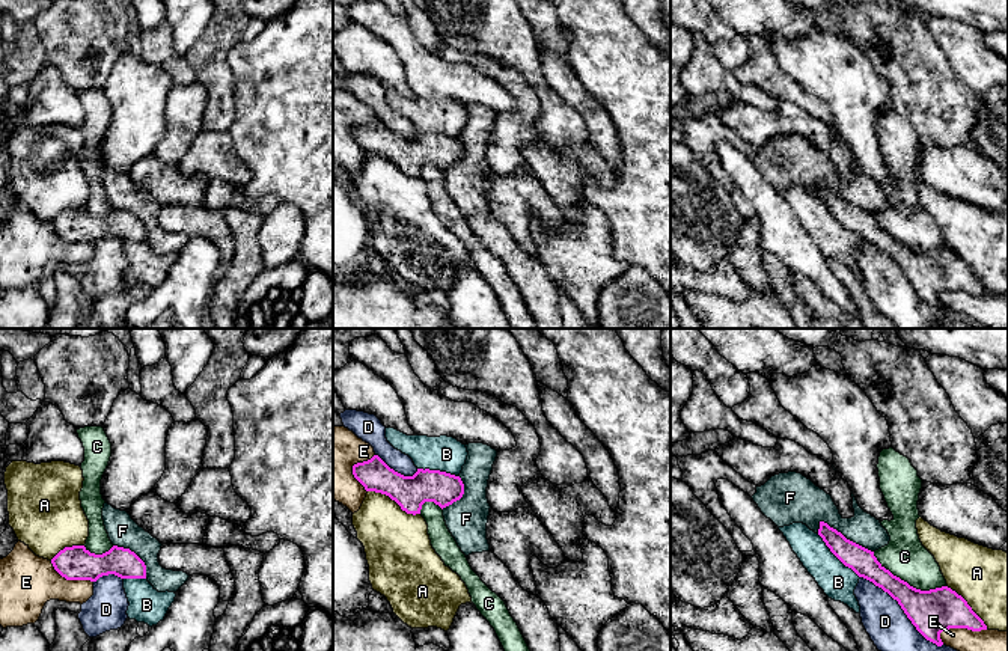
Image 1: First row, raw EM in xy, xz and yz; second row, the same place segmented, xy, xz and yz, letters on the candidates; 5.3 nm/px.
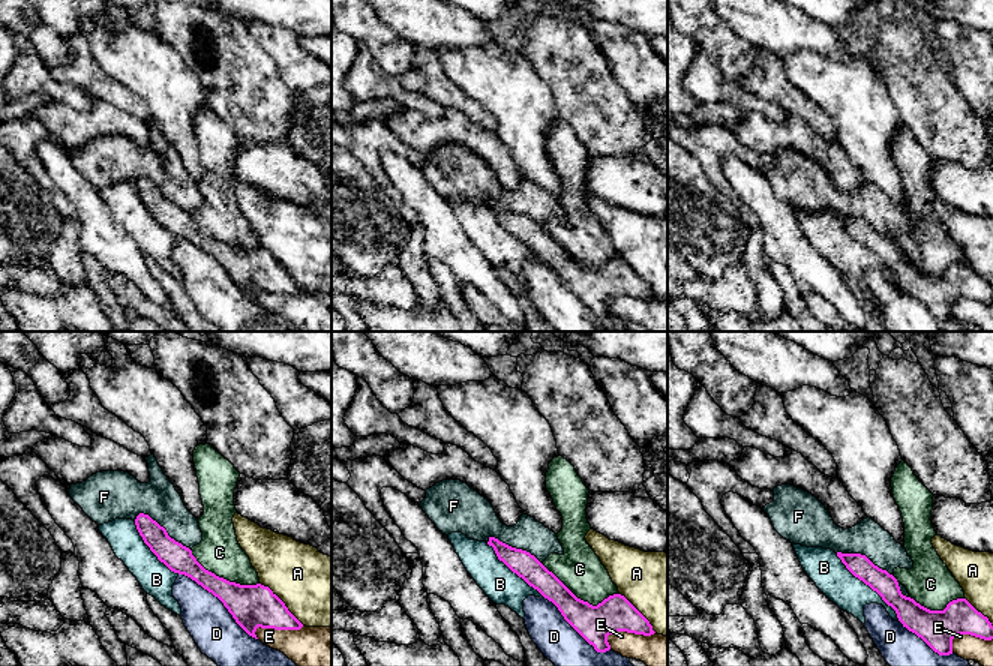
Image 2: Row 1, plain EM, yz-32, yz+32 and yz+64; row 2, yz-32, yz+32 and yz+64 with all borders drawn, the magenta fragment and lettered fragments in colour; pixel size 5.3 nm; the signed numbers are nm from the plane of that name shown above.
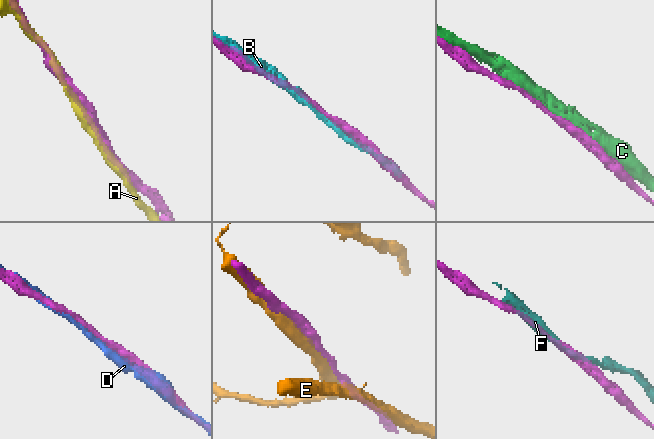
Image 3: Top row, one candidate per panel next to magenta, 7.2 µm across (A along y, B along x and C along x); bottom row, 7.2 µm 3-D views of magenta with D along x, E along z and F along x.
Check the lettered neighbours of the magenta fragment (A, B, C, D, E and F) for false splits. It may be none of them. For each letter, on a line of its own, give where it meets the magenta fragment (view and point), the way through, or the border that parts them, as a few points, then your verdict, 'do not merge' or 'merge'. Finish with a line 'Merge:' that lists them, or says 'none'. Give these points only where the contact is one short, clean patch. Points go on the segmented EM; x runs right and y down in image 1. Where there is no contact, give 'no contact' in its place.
A: contact xz (394, 499); do not merge
B: contact yz (836, 556); do not merge
C: contact yz (907, 583); do not merge
D: contact yz (903, 609); do not merge
E: contact yz (962, 627); do not merge
F: contact yz (844, 537); do not merge
Merge: none

